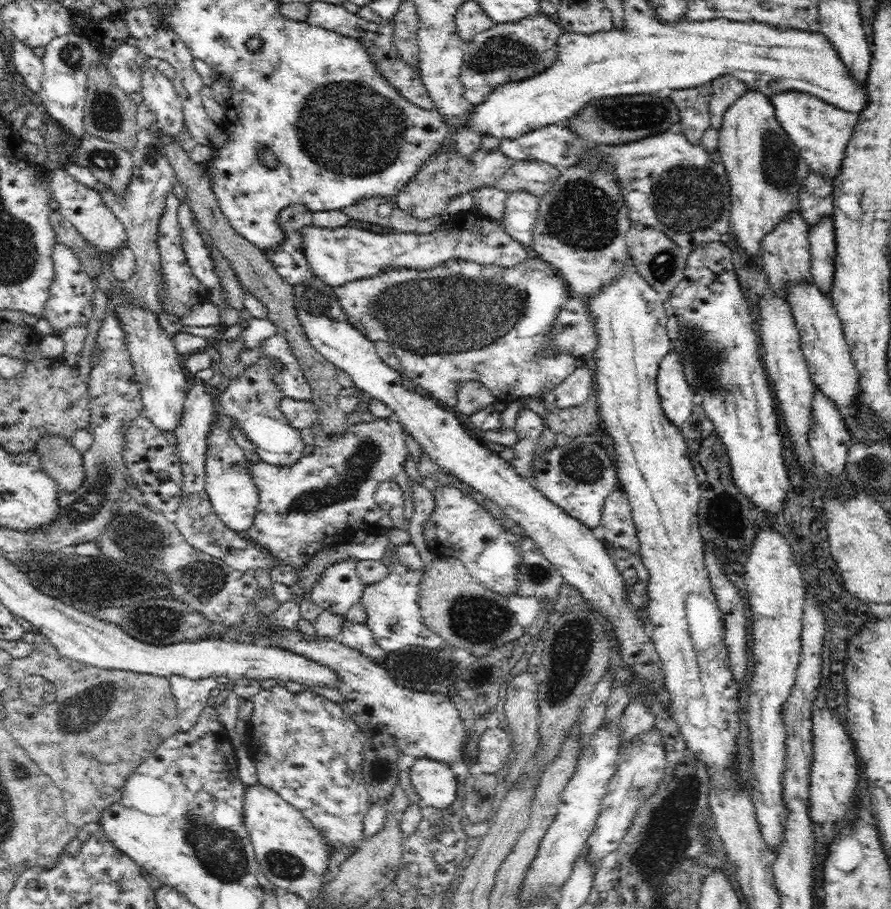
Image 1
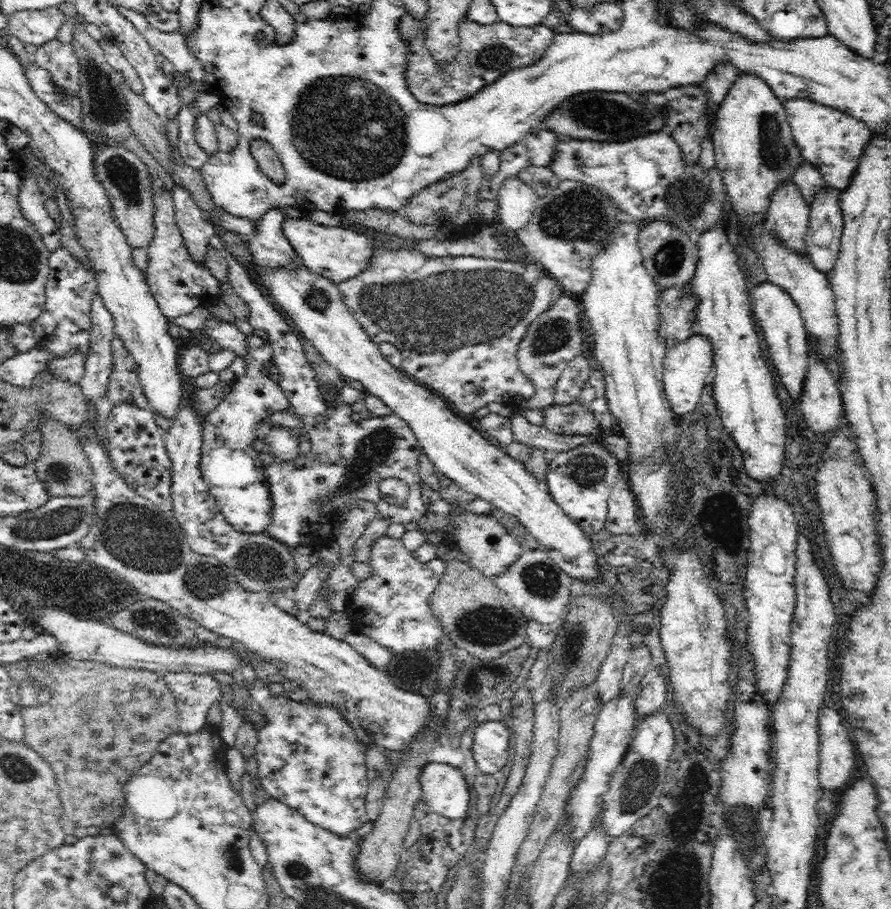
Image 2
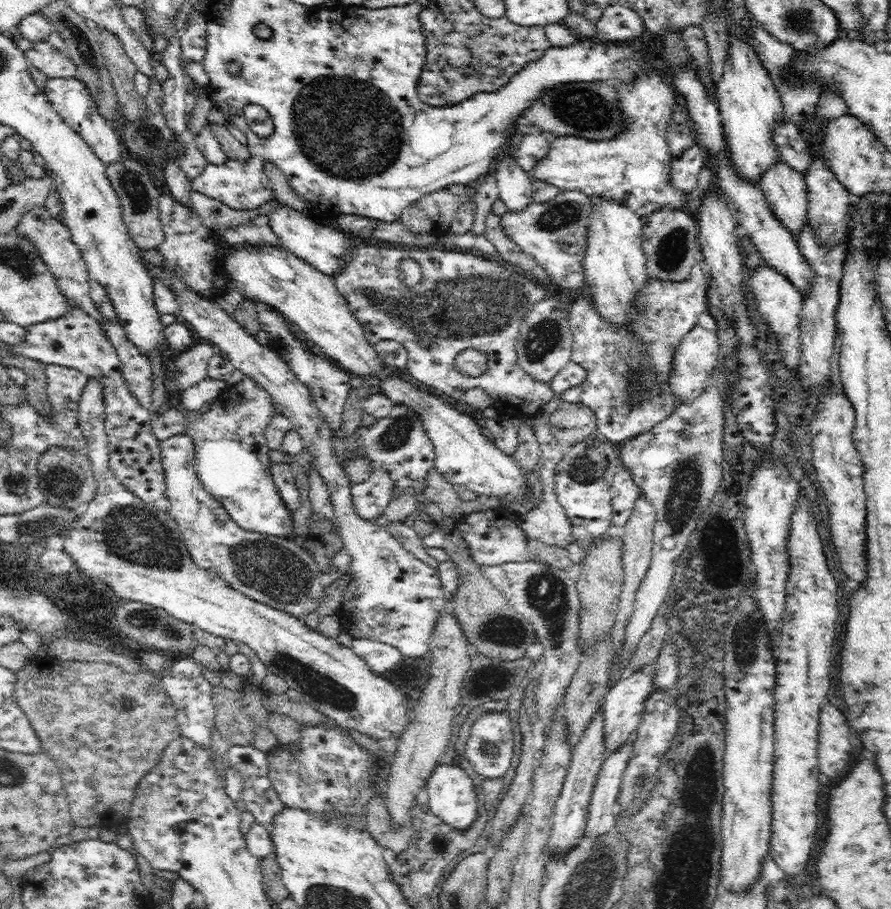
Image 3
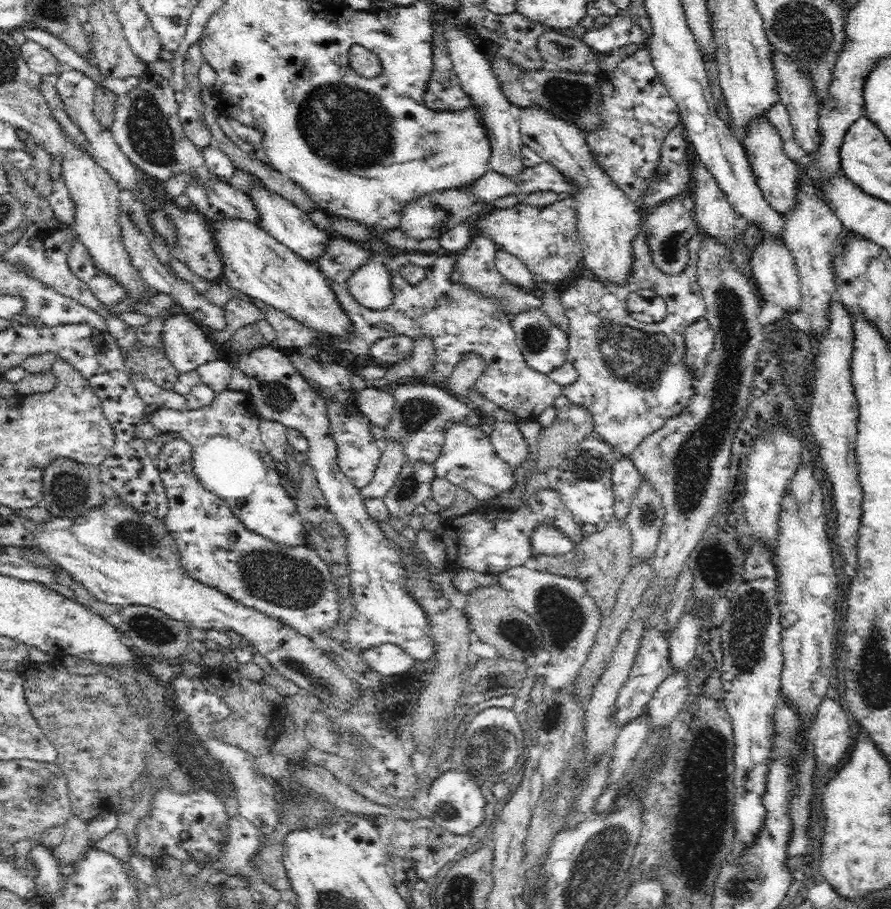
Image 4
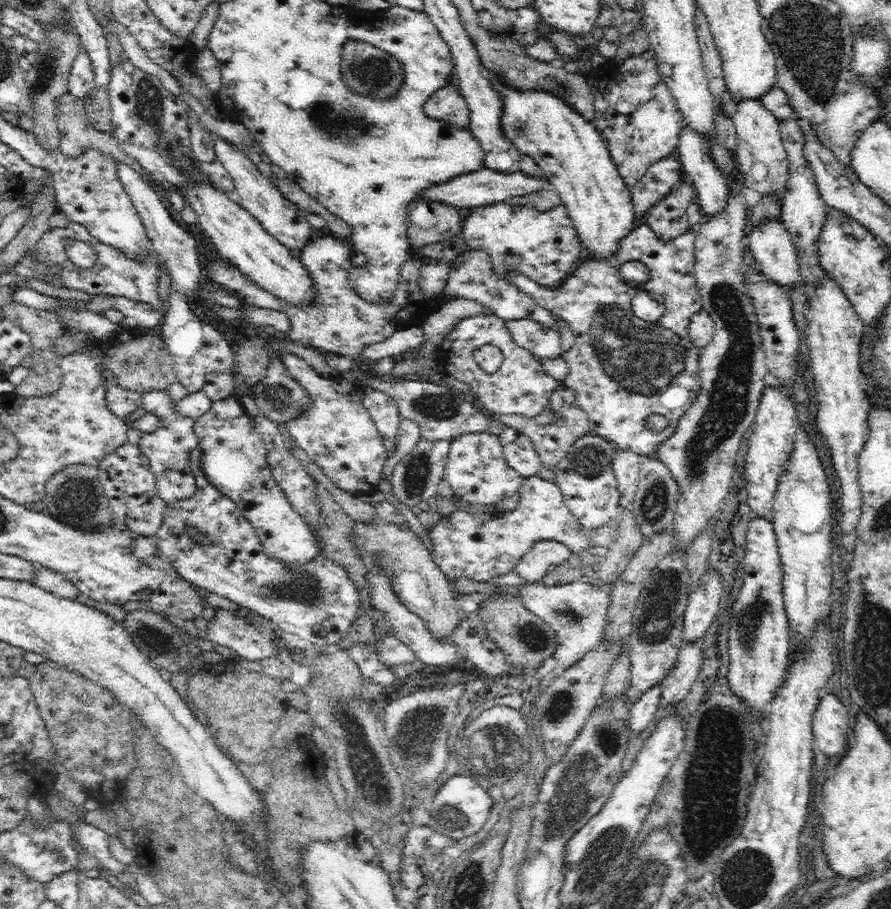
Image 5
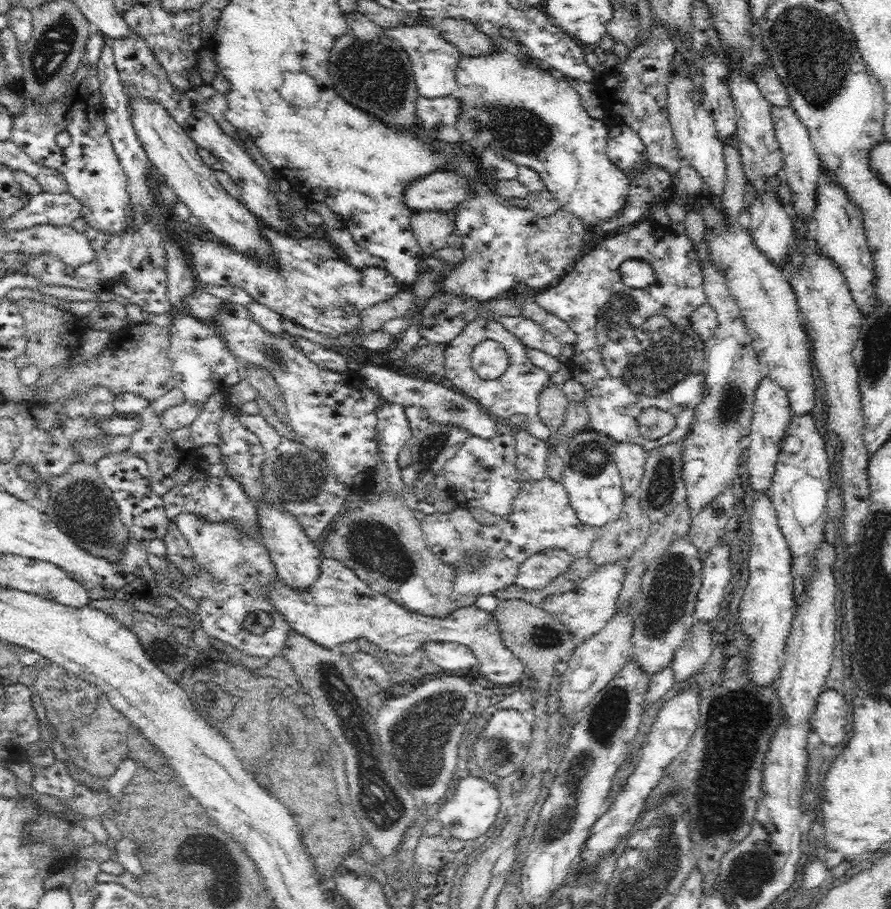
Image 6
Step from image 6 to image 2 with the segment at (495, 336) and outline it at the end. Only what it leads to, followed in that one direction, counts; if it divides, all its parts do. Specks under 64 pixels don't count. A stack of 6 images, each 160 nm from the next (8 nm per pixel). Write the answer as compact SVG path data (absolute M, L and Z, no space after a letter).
M378 245L369 265L362 273L348 278L338 285L342 300L348 307L350 313L362 325L366 334L379 345L381 342L389 342L396 345L402 353L402 370L420 383L428 387L432 392L444 398L453 409L464 416L474 415L480 408L487 407L492 402L508 405L510 408L521 407L524 400L532 399L535 396L535 388L530 379L519 370L517 361L517 346L524 338L531 322L538 318L542 311L548 310L554 301L563 293L563 287L551 277L538 263L531 260L496 260L490 257L475 256L446 256L446 257L426 257L424 253L416 249L406 250L396 246Z

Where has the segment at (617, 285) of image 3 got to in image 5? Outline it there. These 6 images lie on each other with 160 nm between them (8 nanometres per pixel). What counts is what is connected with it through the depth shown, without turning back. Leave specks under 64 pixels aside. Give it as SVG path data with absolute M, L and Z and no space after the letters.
M487 74L501 89L501 133L520 154L538 162L546 182L559 194L573 220L582 246L588 248L596 259L612 258L621 238L635 228L636 216L631 190L616 169L602 133L562 98L540 90L518 91L506 85L498 75Z

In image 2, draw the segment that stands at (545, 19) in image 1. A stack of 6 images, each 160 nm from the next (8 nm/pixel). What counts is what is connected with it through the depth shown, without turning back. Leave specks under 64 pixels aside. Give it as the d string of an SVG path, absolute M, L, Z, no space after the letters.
M406 13L400 22L398 22L398 35L406 41L408 45L409 56L407 57L407 70L404 73L406 77L406 84L410 93L416 97L418 102L427 105L453 105L454 103L459 103L474 96L484 86L493 83L497 78L504 76L512 70L518 68L524 68L534 64L538 61L544 54L546 54L546 49L552 41L554 40L556 30L552 29L543 23L536 26L512 26L504 21L496 21L491 25L481 25L470 19L468 15L464 15L462 20L459 22L459 37L460 37L460 48L456 58L446 64L446 66L439 66L435 59L432 57L430 50L426 49L426 43L424 43L424 34L426 30L426 16L421 19L416 19L412 15Z

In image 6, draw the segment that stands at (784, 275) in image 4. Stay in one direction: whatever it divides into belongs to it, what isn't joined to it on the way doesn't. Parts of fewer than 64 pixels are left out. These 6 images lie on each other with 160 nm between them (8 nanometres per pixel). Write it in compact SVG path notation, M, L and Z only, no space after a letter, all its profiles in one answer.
M776 192L757 193L748 206L751 238L758 250L782 268L789 260L789 244L794 238L792 216Z

